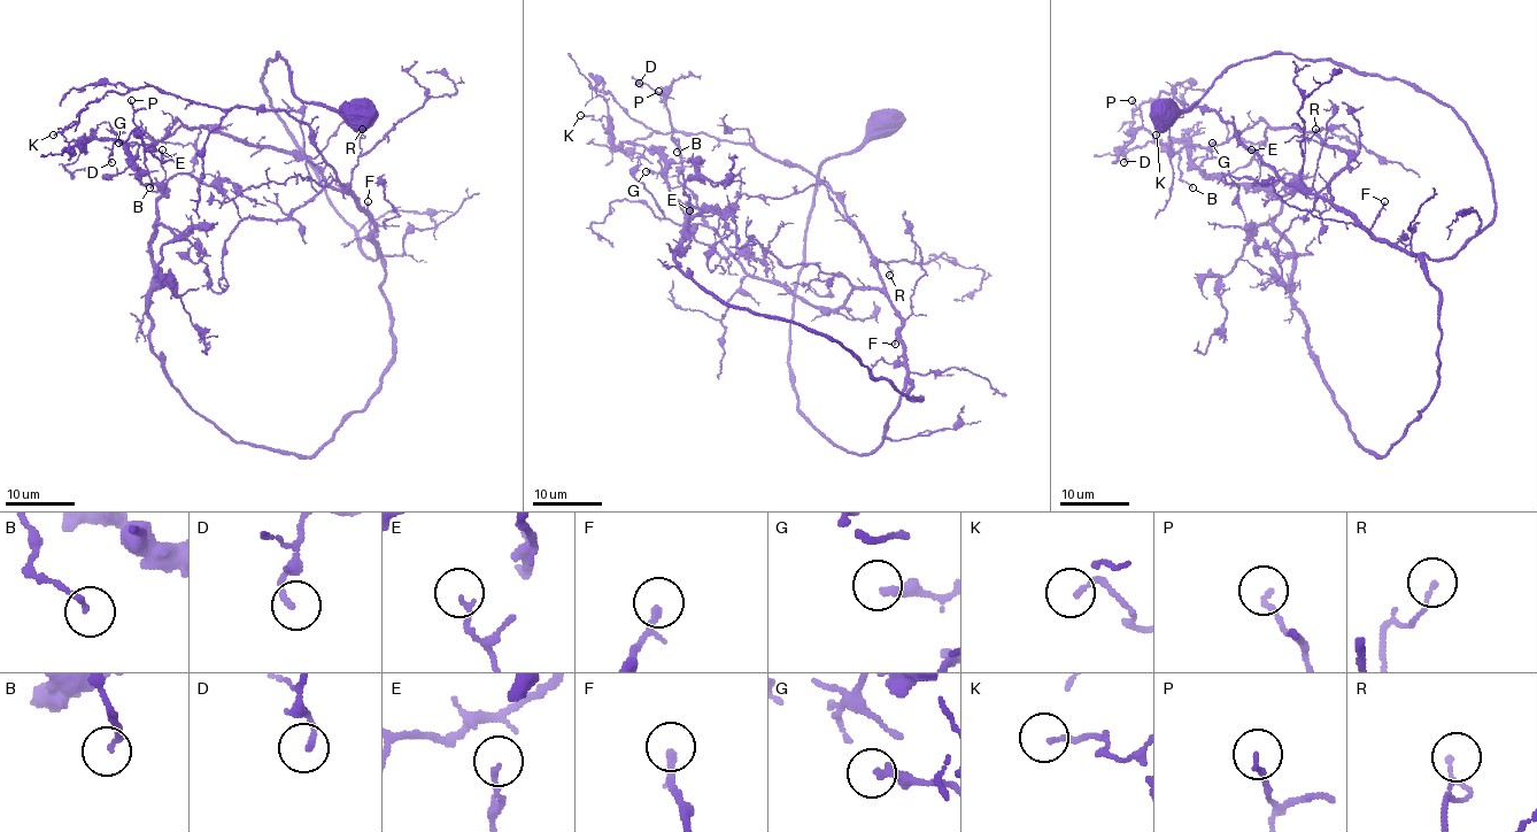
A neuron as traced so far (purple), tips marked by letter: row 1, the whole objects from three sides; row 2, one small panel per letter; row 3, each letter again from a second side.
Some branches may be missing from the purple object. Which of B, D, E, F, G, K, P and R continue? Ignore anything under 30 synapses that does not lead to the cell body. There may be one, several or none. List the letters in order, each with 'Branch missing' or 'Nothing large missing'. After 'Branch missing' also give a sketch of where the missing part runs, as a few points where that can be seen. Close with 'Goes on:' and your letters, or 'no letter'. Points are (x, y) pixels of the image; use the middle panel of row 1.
B: Nothing large missing
D: Nothing large missing
E: Nothing large missing
F: Branch missing. Course of what is missing: (895, 344), (920, 347), (979, 338), (1005, 340), (1036, 324)
G: Nothing large missing
K: Nothing large missing
P: Nothing large missing
R: Nothing large missing
Goes on: F

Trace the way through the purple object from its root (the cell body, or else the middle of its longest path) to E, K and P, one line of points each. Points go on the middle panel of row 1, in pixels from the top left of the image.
E: (886, 125), (820, 166), (789, 328), (797, 409), (869, 454), (900, 392), (920, 398), (689, 278), (689, 210)
K: (886, 125), (820, 166), (789, 328), (797, 409), (857, 454), (920, 398), (689, 278), (666, 164), (580, 115)
P: (886, 125), (820, 166), (789, 328), (797, 409), (857, 454), (905, 384), (902, 316), (751, 276), (658, 91)

